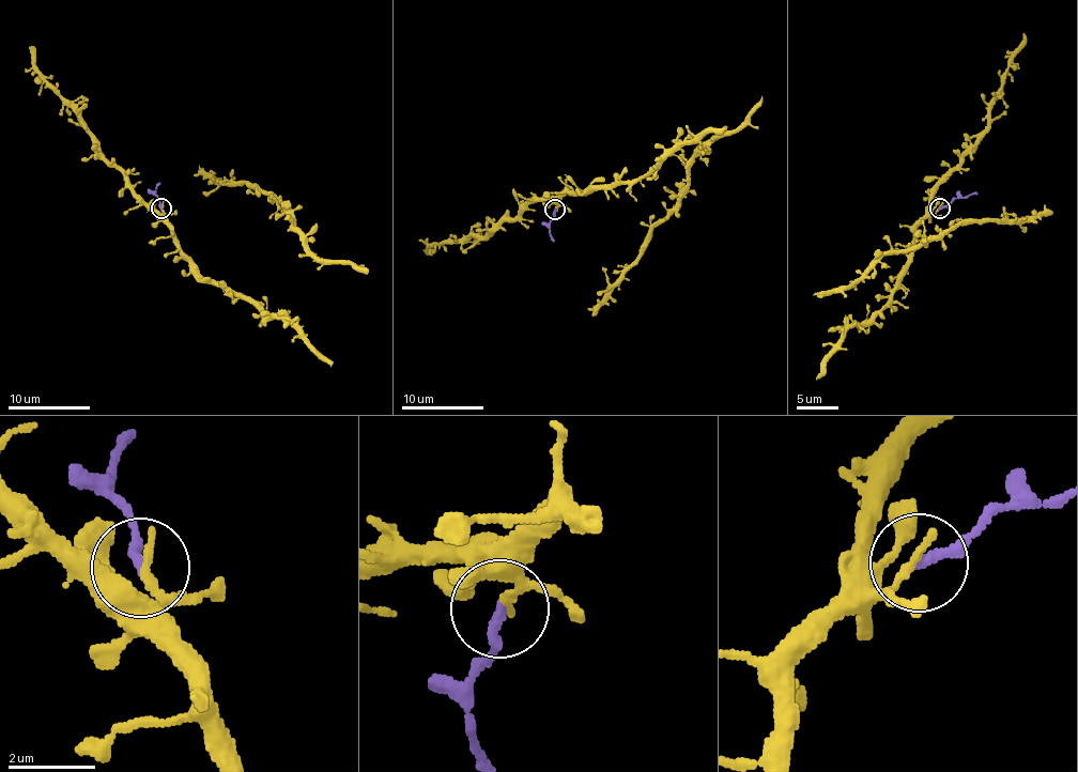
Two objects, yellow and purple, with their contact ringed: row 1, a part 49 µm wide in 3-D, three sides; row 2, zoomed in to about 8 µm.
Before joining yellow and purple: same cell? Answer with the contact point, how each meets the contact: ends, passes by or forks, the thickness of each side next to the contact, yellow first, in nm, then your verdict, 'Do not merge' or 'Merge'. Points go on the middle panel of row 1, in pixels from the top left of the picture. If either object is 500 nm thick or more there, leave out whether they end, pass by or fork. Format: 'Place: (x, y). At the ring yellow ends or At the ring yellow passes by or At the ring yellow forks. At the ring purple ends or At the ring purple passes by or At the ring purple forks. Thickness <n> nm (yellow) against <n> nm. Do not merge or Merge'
Place: (555, 210). At the ring yellow passes by. At the ring purple ends. Thickness 170 nm (yellow) against 240 nm. Do not merge

